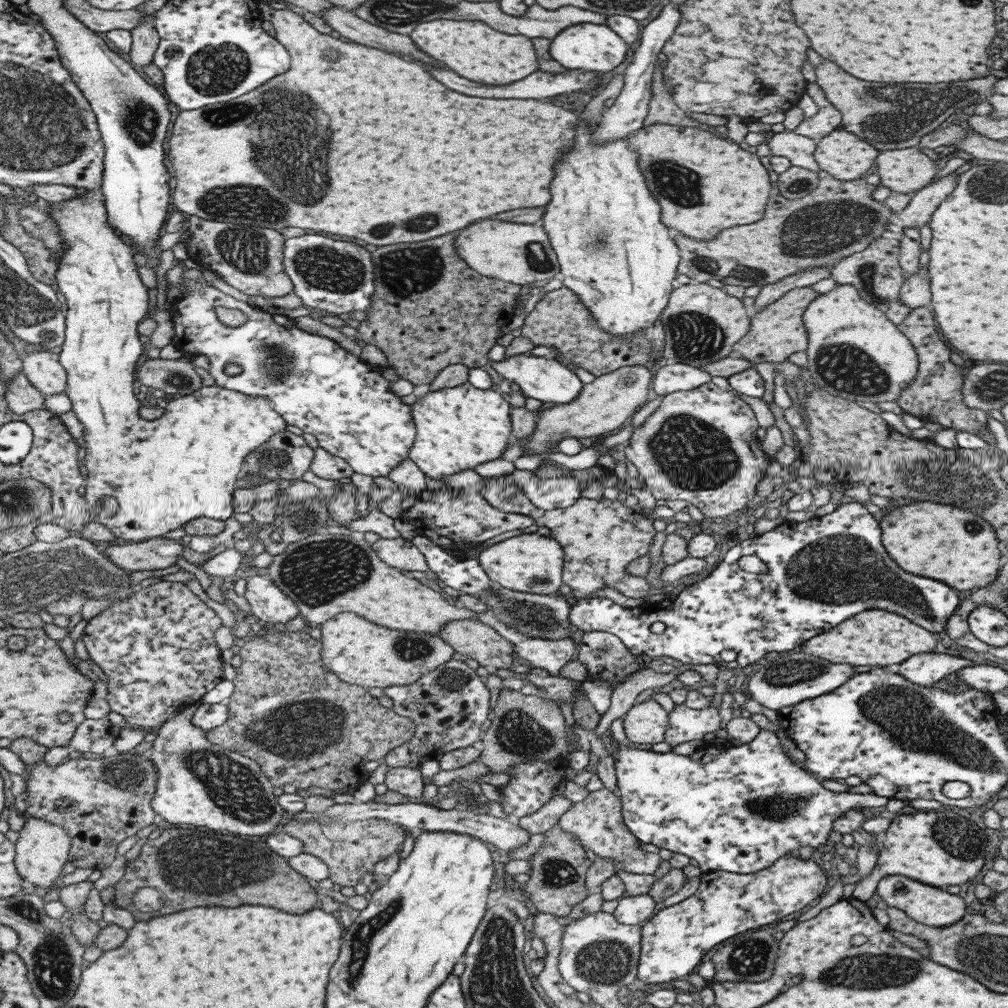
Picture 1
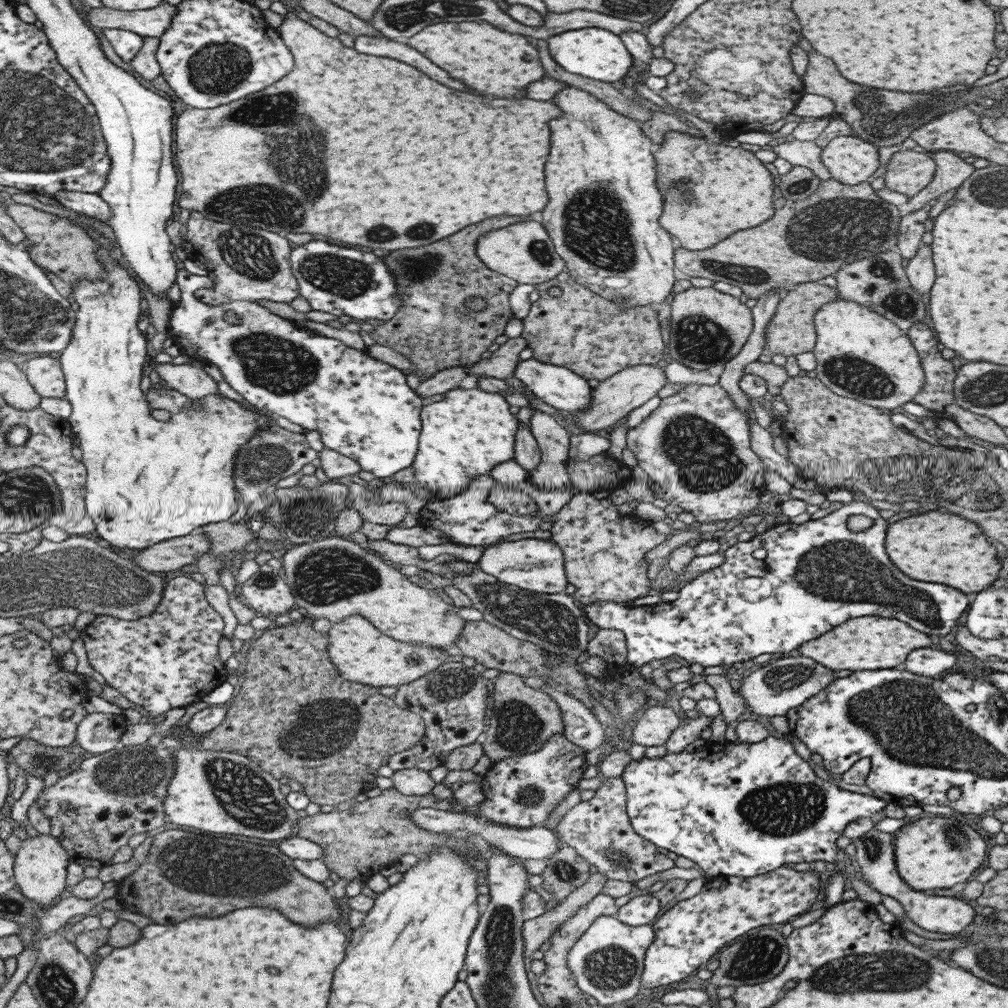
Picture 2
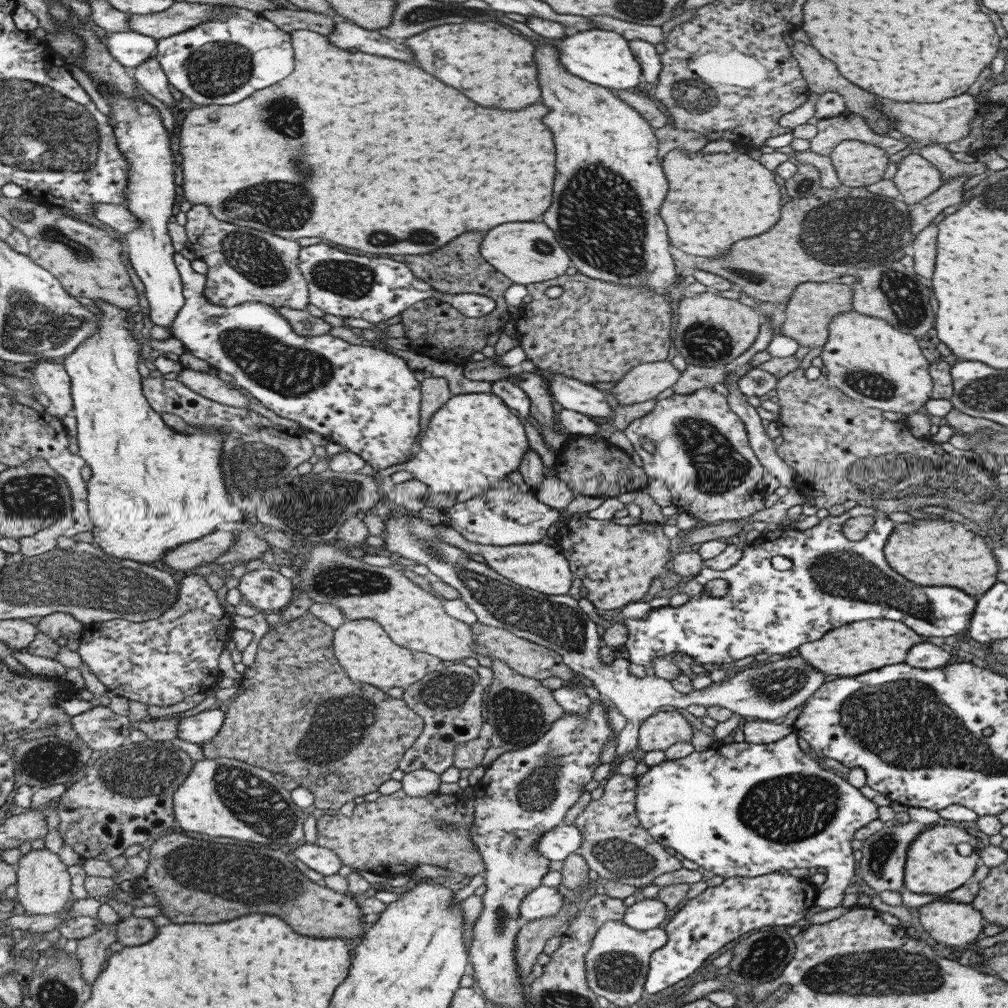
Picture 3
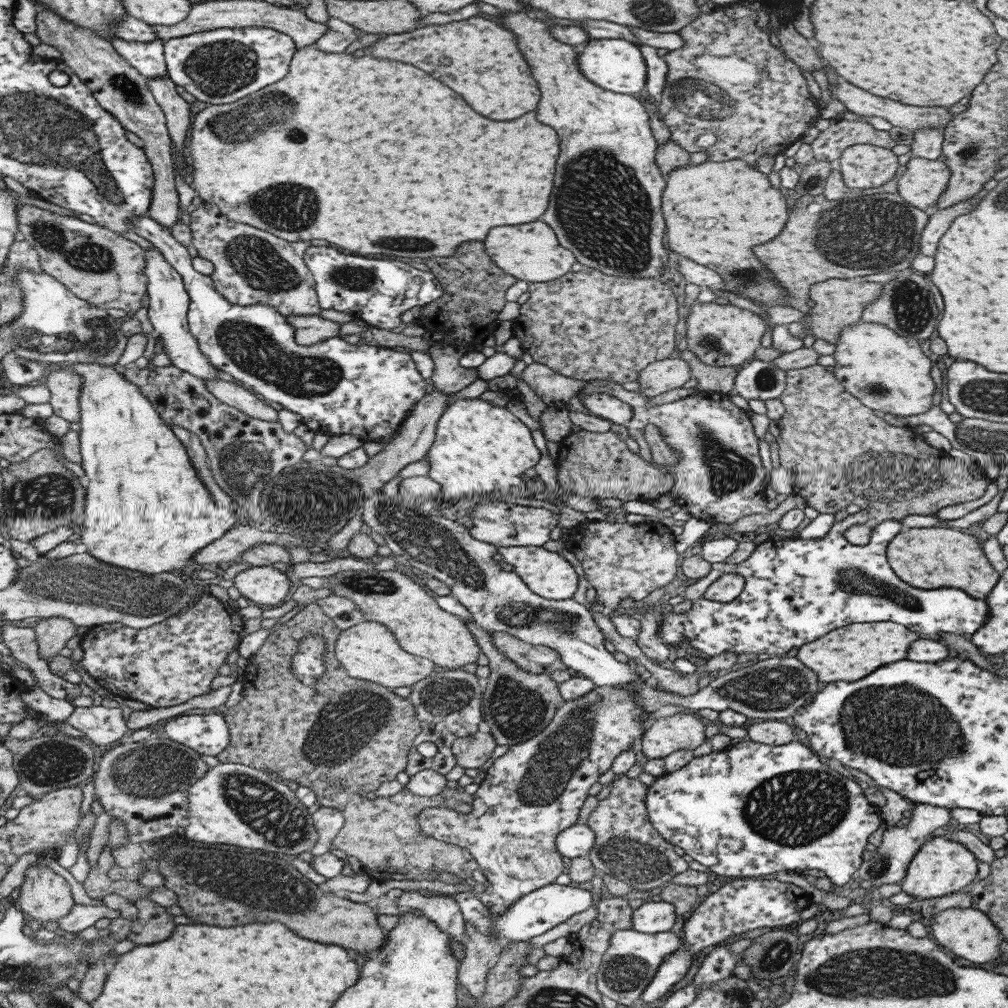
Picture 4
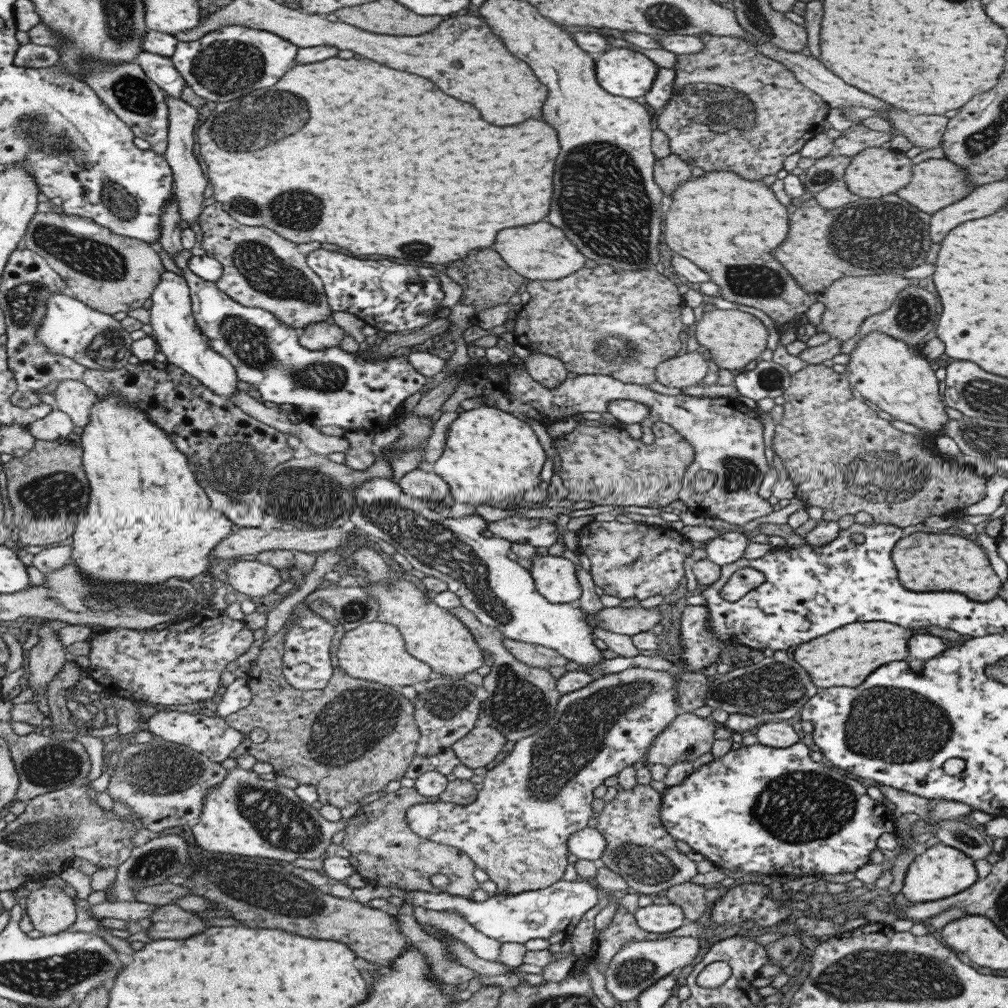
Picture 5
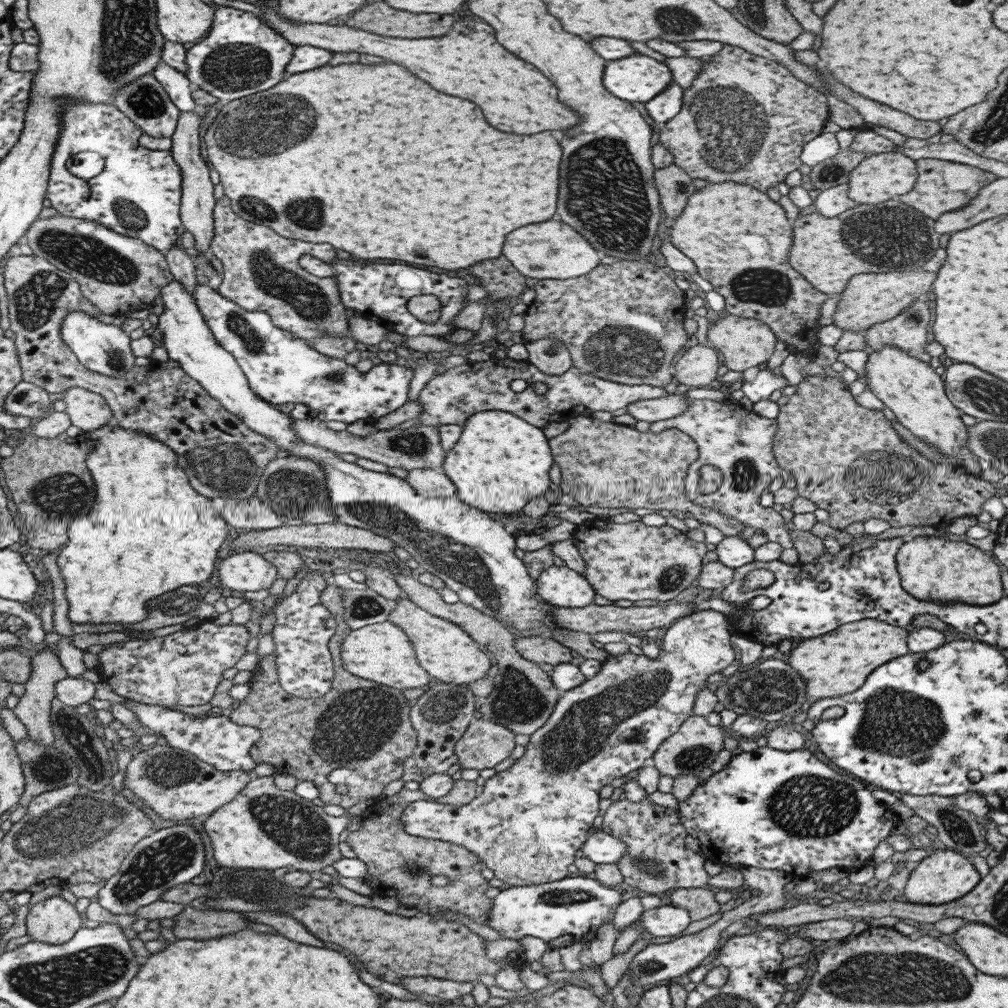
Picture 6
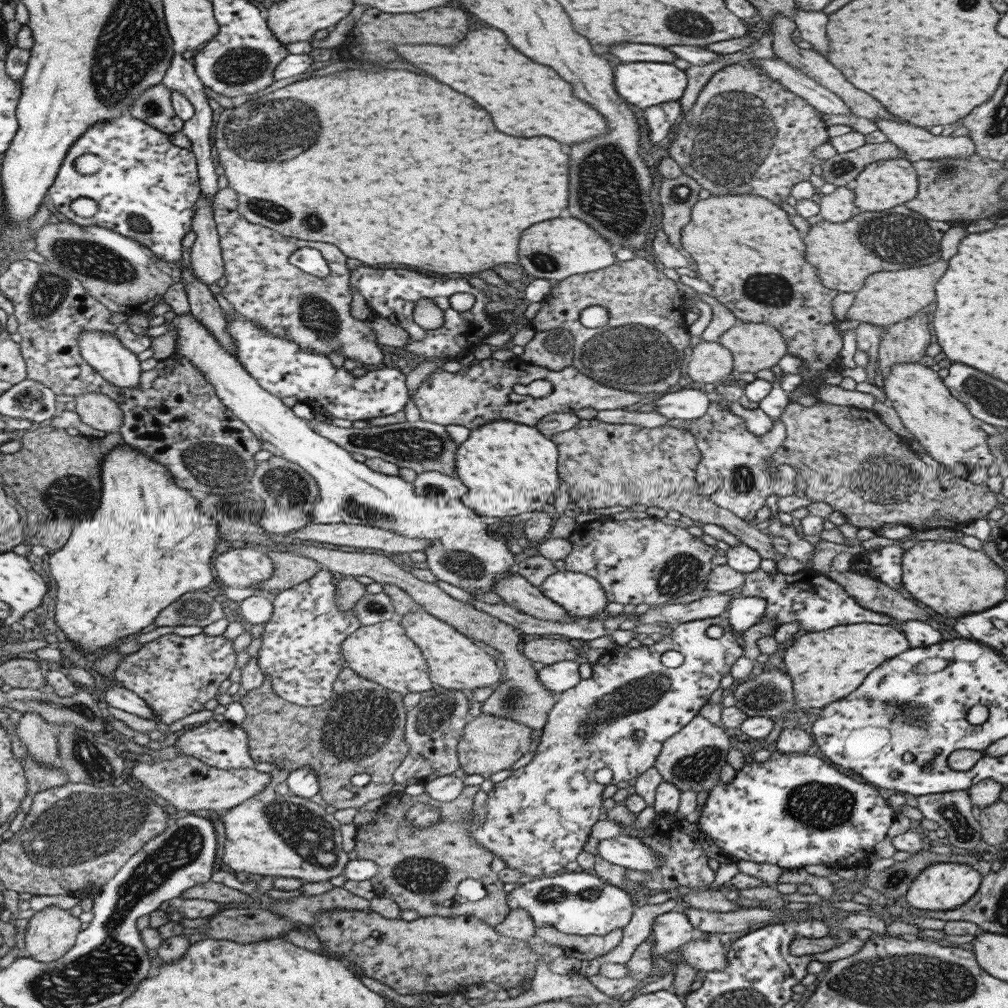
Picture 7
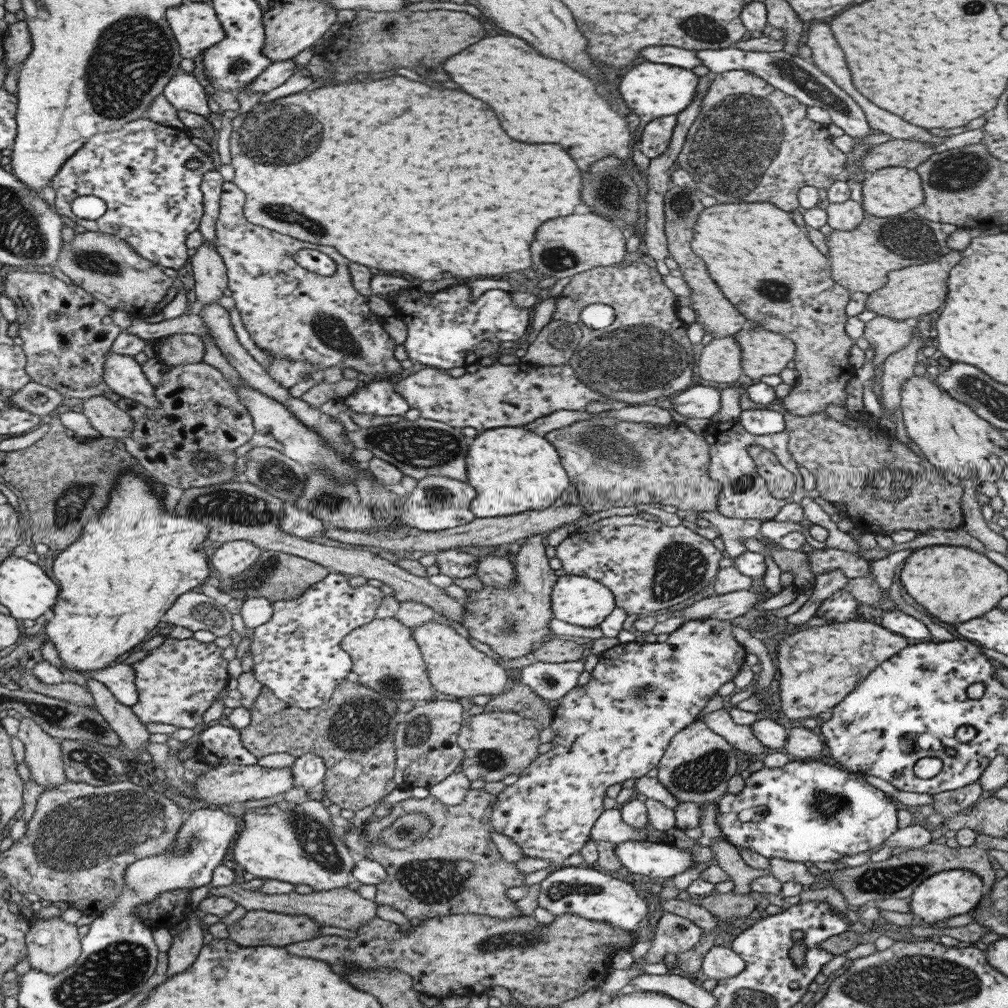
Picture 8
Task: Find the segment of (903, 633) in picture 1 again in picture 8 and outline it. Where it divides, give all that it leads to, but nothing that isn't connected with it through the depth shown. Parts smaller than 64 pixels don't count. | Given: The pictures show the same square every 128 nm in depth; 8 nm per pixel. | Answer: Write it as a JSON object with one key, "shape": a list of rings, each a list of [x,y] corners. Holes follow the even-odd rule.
{"shape":[[[849,620],[827,625],[808,627],[783,637],[779,643],[777,667],[779,670],[779,696],[781,716],[793,720],[795,718],[809,718],[817,716],[825,708],[833,708],[845,694],[849,694],[871,670],[879,666],[885,659],[891,658],[899,650],[911,644],[903,635],[887,630],[881,625],[869,621]]]}

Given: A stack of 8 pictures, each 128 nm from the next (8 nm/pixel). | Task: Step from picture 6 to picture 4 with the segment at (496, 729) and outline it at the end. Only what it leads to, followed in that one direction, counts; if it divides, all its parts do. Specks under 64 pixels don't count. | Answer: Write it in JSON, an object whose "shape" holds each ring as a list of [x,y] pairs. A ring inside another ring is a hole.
{"shape":[[[475,731],[469,736],[456,738],[451,745],[451,752],[457,766],[461,768],[479,768],[490,757],[495,748],[494,738],[489,733]]]}

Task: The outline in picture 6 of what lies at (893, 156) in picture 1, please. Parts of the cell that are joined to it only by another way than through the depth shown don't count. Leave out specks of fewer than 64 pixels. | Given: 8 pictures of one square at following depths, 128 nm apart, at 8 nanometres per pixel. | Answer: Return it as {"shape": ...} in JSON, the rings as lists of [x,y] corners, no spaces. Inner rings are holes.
{"shape":[[[922,158],[916,160],[915,164],[917,176],[911,190],[899,195],[897,199],[933,220],[944,212],[961,208],[976,195],[983,185],[997,178],[993,173],[974,166],[947,162],[946,160]]]}

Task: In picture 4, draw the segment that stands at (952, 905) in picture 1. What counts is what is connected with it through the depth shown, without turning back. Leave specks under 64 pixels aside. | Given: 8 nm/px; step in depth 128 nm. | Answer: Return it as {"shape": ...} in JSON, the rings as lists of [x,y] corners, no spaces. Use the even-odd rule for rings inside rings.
{"shape":[[[915,804],[909,824],[896,827],[885,826],[882,831],[881,844],[871,851],[871,858],[863,861],[857,869],[857,876],[860,880],[867,882],[870,886],[878,887],[882,884],[893,884],[901,882],[906,874],[906,868],[913,855],[920,849],[927,840],[927,834],[935,829],[941,828],[951,819],[951,808],[931,806],[927,804]],[[946,908],[929,917],[929,928],[933,940],[941,947],[951,950],[959,958],[969,962],[991,962],[1000,958],[1003,943],[997,939],[997,927],[980,910],[967,908]]]}

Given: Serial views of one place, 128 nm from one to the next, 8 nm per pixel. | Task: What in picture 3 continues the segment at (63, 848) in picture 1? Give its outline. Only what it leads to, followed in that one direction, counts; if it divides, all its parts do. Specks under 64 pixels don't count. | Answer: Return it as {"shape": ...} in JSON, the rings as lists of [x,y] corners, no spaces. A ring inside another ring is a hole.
{"shape":[[[44,848],[29,850],[27,854],[19,857],[14,867],[17,886],[15,899],[19,902],[21,912],[33,915],[50,915],[61,910],[72,898],[71,891],[69,891],[70,877],[58,854],[53,854]]]}

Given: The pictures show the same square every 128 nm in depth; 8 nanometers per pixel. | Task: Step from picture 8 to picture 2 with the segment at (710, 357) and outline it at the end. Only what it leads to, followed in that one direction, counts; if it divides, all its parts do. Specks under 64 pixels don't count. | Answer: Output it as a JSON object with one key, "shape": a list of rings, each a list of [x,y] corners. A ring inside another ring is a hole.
{"shape":[[[636,365],[629,366],[606,380],[599,381],[599,384],[592,388],[591,402],[587,404],[585,410],[573,416],[573,424],[584,432],[597,432],[611,428],[619,420],[635,408],[645,404],[647,400],[657,395],[660,388],[667,384],[665,371],[655,365]]]}

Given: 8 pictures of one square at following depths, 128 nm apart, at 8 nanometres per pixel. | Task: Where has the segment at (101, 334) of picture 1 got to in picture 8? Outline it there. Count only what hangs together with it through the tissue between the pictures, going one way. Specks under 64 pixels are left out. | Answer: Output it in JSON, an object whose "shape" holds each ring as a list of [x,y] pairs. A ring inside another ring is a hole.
{"shape":[[[135,472],[121,474],[117,478],[114,487],[110,490],[107,504],[102,508],[100,515],[94,518],[93,521],[85,523],[81,534],[69,546],[66,546],[63,551],[58,553],[51,562],[51,574],[57,580],[59,586],[54,606],[45,622],[43,632],[47,636],[47,640],[54,644],[62,666],[81,674],[83,671],[101,670],[109,666],[123,652],[129,652],[134,646],[137,646],[151,632],[151,629],[155,629],[157,622],[162,621],[165,612],[180,594],[198,589],[203,580],[207,578],[210,569],[207,567],[209,558],[203,551],[203,540],[206,539],[207,533],[208,526],[205,523],[193,520],[190,516],[174,515],[173,511],[167,512],[160,496],[152,491],[149,483],[142,481],[141,474],[137,475]]]}

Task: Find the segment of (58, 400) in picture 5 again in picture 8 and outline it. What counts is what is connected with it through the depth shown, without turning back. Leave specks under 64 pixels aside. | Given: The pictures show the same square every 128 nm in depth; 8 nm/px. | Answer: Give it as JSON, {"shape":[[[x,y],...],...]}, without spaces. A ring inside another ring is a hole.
{"shape":[[[98,395],[82,402],[82,414],[101,437],[124,439],[134,429],[132,418],[107,398]]]}

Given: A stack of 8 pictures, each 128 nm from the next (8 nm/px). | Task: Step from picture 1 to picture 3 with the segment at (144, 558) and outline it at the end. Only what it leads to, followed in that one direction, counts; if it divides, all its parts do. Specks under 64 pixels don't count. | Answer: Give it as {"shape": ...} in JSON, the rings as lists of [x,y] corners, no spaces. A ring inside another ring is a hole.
{"shape":[[[215,529],[201,538],[171,547],[160,561],[173,570],[182,571],[199,566],[201,561],[212,562],[232,545],[234,534],[235,531]]]}

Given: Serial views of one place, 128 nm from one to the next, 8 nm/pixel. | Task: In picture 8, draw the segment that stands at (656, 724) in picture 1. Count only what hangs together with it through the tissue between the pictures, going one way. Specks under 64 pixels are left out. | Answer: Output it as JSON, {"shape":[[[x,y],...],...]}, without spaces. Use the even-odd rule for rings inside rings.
{"shape":[[[699,719],[676,732],[656,766],[656,779],[677,802],[711,803],[726,792],[727,780],[737,774],[735,748],[722,736],[709,731]]]}

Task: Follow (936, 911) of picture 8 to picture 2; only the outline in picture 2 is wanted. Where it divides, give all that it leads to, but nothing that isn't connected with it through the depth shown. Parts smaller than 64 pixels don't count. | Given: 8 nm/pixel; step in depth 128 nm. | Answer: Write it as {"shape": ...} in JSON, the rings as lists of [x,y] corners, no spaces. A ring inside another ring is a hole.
{"shape":[[[921,815],[912,820],[903,820],[899,830],[893,835],[893,856],[897,875],[913,890],[924,891],[931,888],[950,888],[953,884],[967,882],[971,874],[985,861],[985,844],[979,830],[971,825],[961,824],[953,816]]]}

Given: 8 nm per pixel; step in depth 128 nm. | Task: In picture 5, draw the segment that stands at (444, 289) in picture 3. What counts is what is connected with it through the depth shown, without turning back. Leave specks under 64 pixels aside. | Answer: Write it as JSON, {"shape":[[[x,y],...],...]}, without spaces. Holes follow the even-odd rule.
{"shape":[[[483,248],[483,250],[469,250],[469,254],[463,258],[443,265],[445,274],[461,287],[461,296],[458,302],[461,305],[473,306],[475,313],[481,312],[486,308],[504,305],[509,297],[515,292],[520,292],[527,282],[526,278],[519,276],[513,272],[502,261],[502,258],[491,248]]]}

